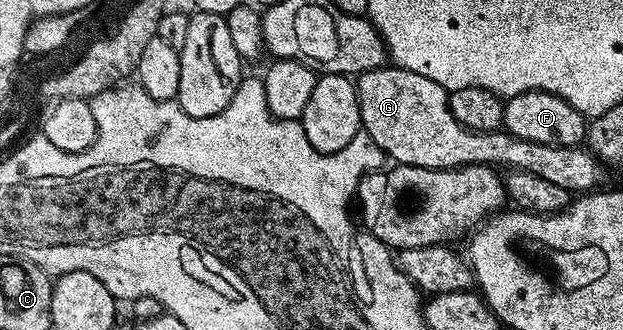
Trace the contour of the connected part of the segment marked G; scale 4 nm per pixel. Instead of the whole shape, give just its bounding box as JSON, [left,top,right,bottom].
[355,64,605,192]

